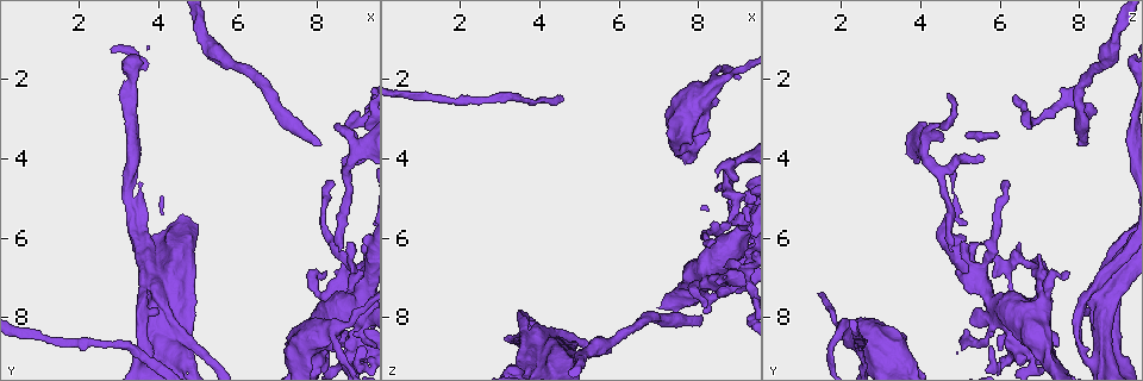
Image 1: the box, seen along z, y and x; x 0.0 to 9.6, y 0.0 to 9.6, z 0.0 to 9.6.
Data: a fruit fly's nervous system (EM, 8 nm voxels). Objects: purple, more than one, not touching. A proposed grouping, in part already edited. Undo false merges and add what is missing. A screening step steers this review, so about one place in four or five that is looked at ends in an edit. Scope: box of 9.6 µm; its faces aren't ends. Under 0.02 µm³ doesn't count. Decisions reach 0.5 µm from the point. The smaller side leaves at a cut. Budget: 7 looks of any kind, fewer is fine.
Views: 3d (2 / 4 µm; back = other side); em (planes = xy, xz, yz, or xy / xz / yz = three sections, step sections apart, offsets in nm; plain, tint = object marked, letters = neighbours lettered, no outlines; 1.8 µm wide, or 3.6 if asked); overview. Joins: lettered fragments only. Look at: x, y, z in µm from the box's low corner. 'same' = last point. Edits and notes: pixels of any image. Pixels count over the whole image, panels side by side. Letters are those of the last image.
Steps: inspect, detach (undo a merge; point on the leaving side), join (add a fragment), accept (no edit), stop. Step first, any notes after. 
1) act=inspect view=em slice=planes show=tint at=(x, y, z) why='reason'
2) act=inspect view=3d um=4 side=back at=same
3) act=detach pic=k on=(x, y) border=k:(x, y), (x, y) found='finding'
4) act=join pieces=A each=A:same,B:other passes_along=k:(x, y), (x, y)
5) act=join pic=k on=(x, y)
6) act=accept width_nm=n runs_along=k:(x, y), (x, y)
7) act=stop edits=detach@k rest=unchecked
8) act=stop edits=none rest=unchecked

act=inspect view=em slice=planes show=letters at=(8.40, 3.20, 4.55) why='an open end'

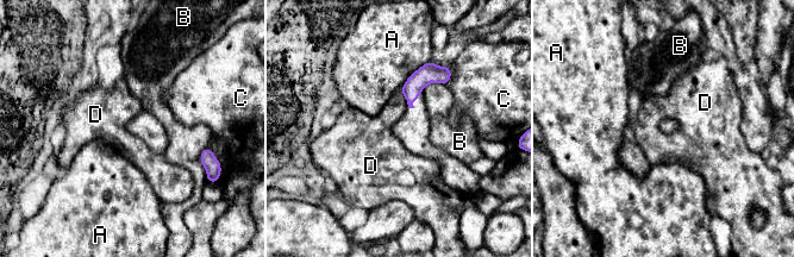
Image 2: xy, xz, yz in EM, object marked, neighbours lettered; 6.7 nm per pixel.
act=accept each=A:other,B:other,C:other,D:other border=2:(400, 92), (407, 104) found='no lettered fragment goes on from it'

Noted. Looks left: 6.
act=inspect view=3d um=4 at=(8.65, 3.30, 6.80) why='tapers out'

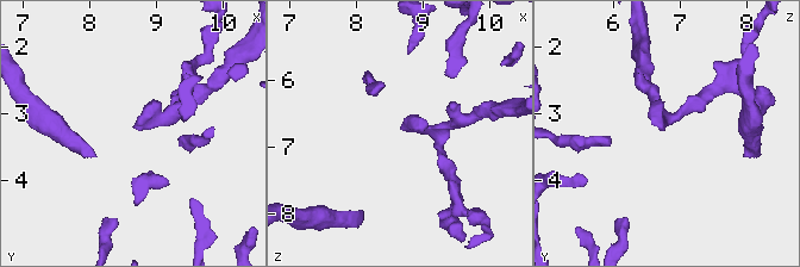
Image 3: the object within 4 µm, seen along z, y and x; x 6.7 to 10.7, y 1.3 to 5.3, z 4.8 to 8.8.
act=inspect view=em slice=xy step=4 show=tint at=(8.75, 3.25, 6.75)

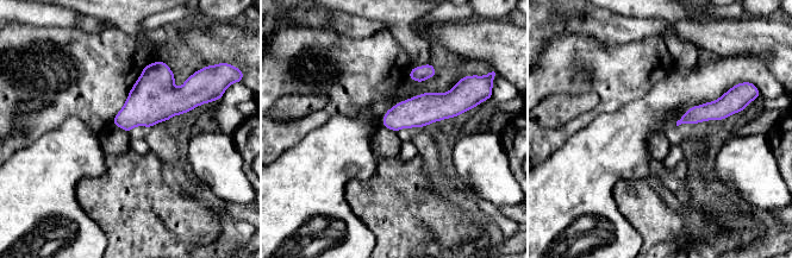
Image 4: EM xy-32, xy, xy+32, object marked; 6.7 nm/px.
act=inspect view=em slice=planes show=letters at=same why='another direction'

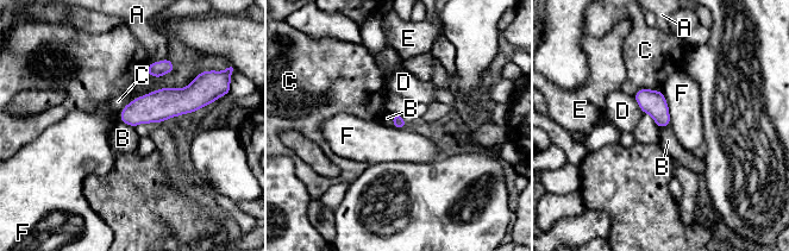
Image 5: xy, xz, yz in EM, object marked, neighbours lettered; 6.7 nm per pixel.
act=accept longest_contact=F:600nm each=A:other,B:other,C:other,D:other,E:other,F:other runs_along=5:(199, 99), (164, 102), (123, 118) found='no lettered fragment goes on from it'

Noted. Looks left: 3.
act=inspect view=3d um=2 at=(8.60, 6.30, 4.75) why='tapers out'

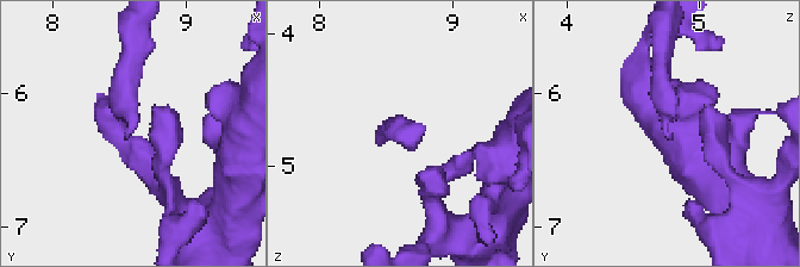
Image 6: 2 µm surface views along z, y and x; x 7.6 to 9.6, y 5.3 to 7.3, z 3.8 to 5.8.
act=inspect view=em slice=yz step=8 show=letters at=(8.56, 6.30, 4.78) why='need the tissue'

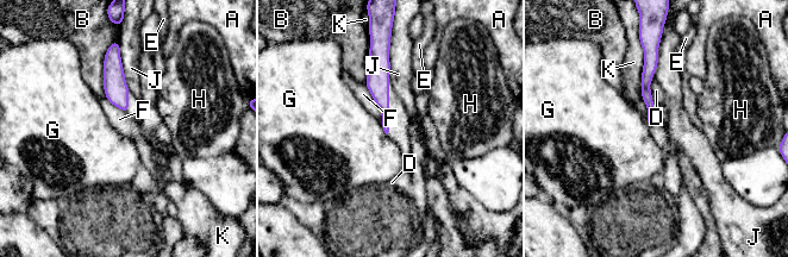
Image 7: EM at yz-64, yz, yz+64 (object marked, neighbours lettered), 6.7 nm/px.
act=accept each=A:other,B:other,D:other,E:other,F:other,G:other,H:other,J:other,K:other runs_along=7:(385, 57), (381, 98), (386, 127) found='no lettered fragment goes on from it'

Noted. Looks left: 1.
act=stop edits=none rest=unchecked

